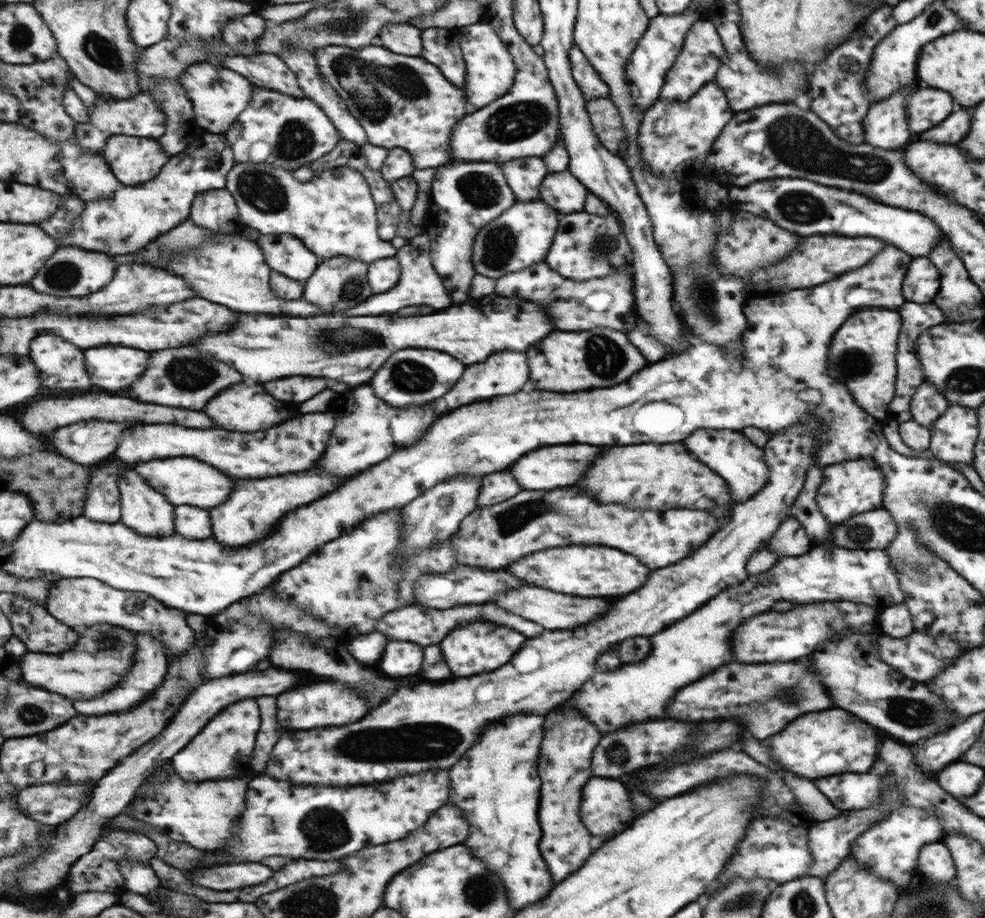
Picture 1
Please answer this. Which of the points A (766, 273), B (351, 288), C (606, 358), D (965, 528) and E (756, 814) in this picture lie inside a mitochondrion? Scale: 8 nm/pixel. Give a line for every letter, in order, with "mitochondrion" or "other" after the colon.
A: other
B: mitochondrion
C: mitochondrion
D: mitochondrion
E: other

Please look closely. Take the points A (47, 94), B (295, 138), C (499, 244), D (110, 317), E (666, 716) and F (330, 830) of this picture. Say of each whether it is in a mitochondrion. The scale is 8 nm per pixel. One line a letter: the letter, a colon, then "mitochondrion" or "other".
A: other
B: mitochondrion
C: mitochondrion
D: other
E: other
F: mitochondrion

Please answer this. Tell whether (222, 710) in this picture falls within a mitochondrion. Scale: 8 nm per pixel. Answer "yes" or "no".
no

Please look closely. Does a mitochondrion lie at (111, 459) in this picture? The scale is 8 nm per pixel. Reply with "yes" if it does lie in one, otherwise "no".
no

